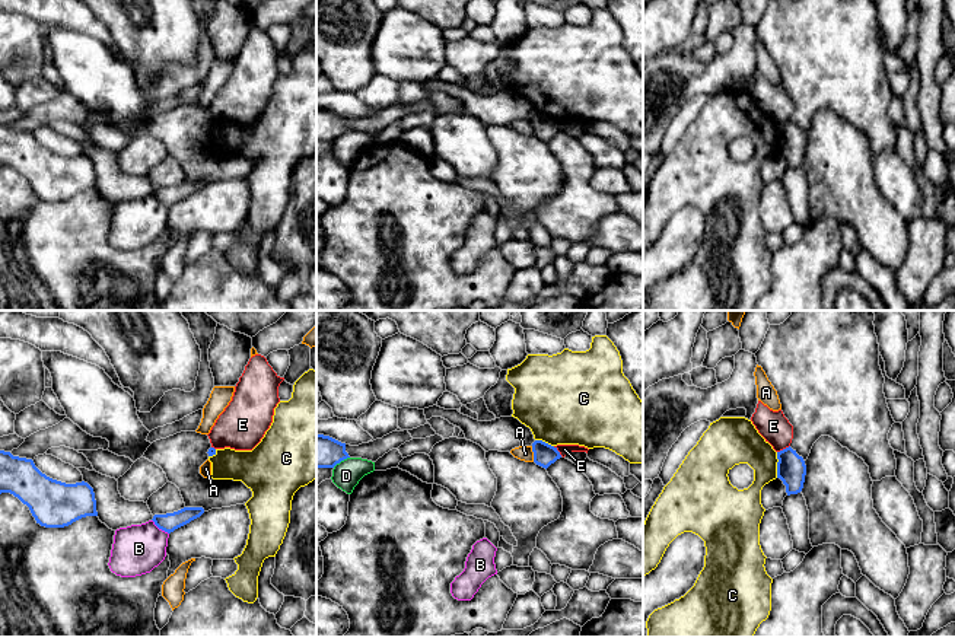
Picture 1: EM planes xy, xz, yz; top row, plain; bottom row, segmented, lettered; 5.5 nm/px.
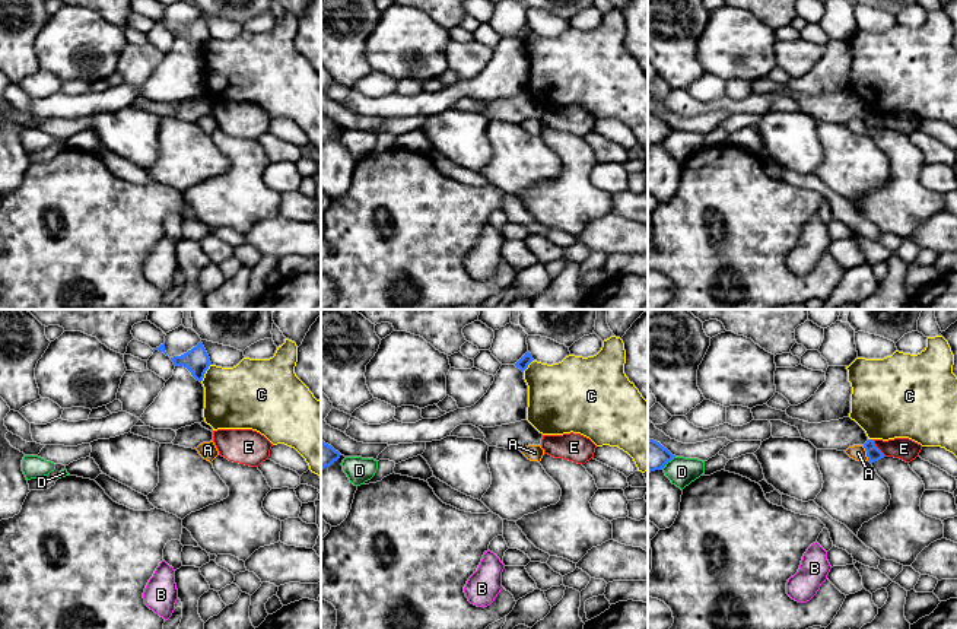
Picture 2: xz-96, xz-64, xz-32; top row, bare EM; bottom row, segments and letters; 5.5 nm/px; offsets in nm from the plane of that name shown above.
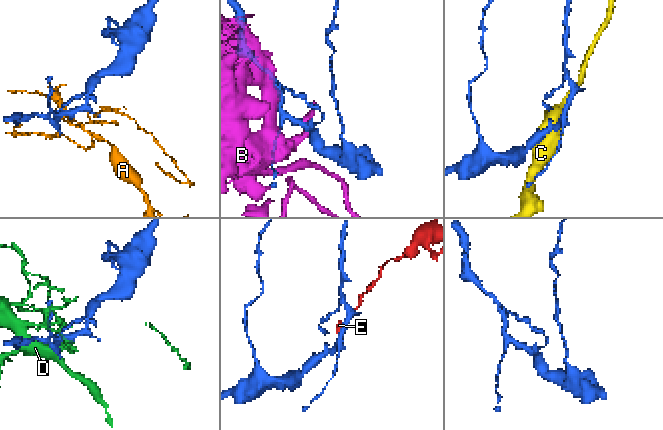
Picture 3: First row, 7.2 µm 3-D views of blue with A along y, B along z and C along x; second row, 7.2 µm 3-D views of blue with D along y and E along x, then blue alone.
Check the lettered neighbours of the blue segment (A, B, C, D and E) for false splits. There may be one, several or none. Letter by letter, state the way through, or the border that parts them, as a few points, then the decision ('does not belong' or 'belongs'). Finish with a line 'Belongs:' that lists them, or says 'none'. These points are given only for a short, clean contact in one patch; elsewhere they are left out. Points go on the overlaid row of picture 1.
A: does not belong
B: border xy (152, 519), (168, 534); does not belong
C: does not belong
D: border xz (349, 456), (333, 467); does not belong
E: border yz (789, 445), (777, 452); does not belong
Belongs: none

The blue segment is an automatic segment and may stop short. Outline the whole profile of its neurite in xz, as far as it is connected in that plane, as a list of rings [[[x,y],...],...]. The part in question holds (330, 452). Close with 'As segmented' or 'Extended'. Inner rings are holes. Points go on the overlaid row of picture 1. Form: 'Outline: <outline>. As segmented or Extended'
Outline: [[[316,434],[316,468],[334,468],[341,461],[350,458],[346,443],[330,436]]]. As segmented

